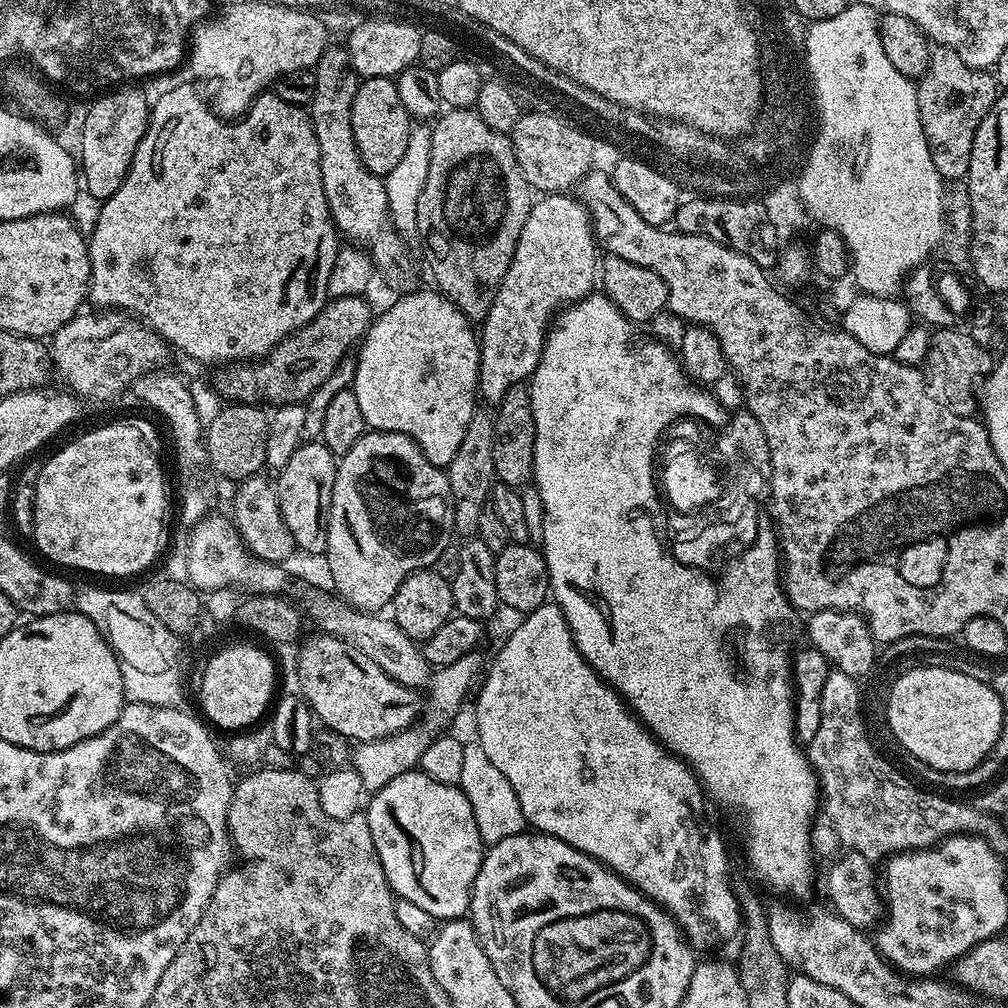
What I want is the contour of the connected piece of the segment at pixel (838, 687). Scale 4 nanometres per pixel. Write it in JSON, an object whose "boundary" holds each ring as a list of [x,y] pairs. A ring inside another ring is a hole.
{"boundary":[[[835,670],[829,671],[826,686],[822,686],[818,734],[814,734],[814,738],[806,745],[808,761],[812,763],[812,769],[816,771],[816,779],[820,781],[822,816],[824,812],[833,834],[845,844],[843,847],[862,854],[867,860],[880,862],[889,854],[931,848],[932,845],[939,844],[941,840],[946,840],[949,836],[961,834],[983,836],[989,844],[1000,846],[1004,840],[1004,832],[1000,829],[1001,821],[995,815],[979,807],[971,808],[970,805],[960,801],[963,799],[949,798],[947,795],[925,790],[913,783],[911,779],[900,780],[901,769],[895,763],[887,764],[876,753],[875,746],[864,737],[864,720],[860,717],[860,688],[856,684],[859,683],[855,676]]]}

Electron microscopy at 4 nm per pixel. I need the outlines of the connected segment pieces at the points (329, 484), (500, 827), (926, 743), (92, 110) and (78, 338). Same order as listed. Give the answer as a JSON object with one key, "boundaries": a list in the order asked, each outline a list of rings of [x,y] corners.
{"boundaries":[[[[304,442],[294,454],[294,458],[286,462],[275,481],[274,487],[282,518],[297,549],[304,552],[323,553],[328,547],[328,508],[332,505],[337,463],[337,457],[333,456],[331,450],[322,442]]],[[[465,743],[462,750],[462,778],[458,786],[464,791],[474,810],[474,822],[478,822],[478,834],[485,845],[497,844],[502,842],[502,838],[510,838],[525,831],[526,821],[518,802],[518,794],[514,794],[514,786],[506,782],[506,774],[502,774],[502,770],[498,770],[498,766],[490,762],[483,743]]],[[[911,668],[895,677],[888,692],[888,728],[900,748],[910,750],[914,758],[922,758],[926,766],[943,772],[961,772],[978,766],[978,762],[992,756],[992,748],[998,742],[1002,730],[1002,702],[991,683],[979,680],[968,672],[956,668]]],[[[120,86],[115,90],[105,91],[97,95],[91,101],[92,105],[88,108],[88,113],[84,116],[84,125],[80,128],[80,156],[78,152],[78,168],[82,173],[82,184],[88,187],[90,195],[96,199],[96,202],[103,202],[111,198],[114,190],[122,186],[126,174],[132,165],[134,154],[138,150],[138,142],[148,129],[148,113],[150,111],[150,100],[147,100],[136,86]]],[[[119,310],[85,311],[77,314],[50,338],[50,359],[55,375],[65,380],[77,397],[112,400],[127,393],[145,372],[165,367],[170,346],[153,328]]]]}

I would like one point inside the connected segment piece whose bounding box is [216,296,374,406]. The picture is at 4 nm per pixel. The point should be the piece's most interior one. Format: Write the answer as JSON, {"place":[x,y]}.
{"place":[289,374]}

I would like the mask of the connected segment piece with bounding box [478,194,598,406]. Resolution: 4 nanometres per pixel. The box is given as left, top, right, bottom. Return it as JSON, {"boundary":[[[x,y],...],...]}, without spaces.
{"boundary":[[[548,194],[533,203],[510,270],[506,270],[506,278],[502,278],[502,286],[498,286],[498,294],[494,294],[494,302],[478,332],[478,396],[485,405],[499,404],[512,384],[525,383],[531,377],[542,358],[544,339],[554,317],[569,302],[582,300],[593,291],[598,280],[596,252],[592,220],[575,195]]]}

